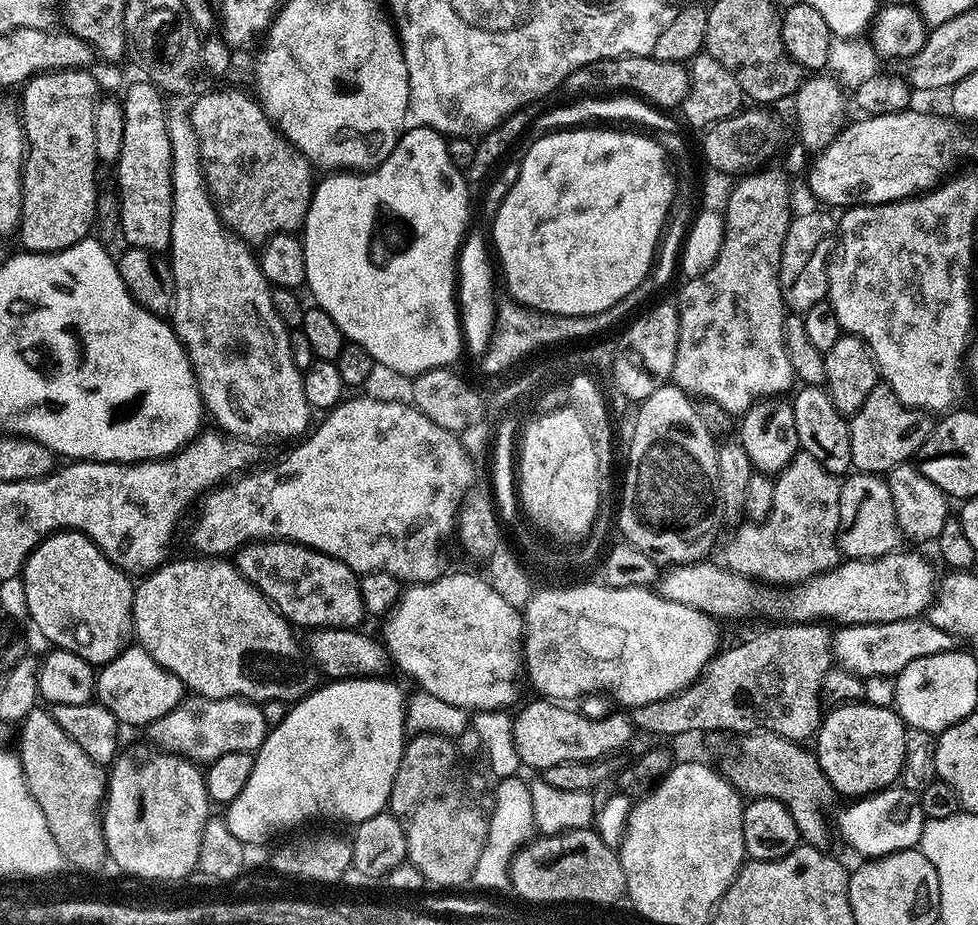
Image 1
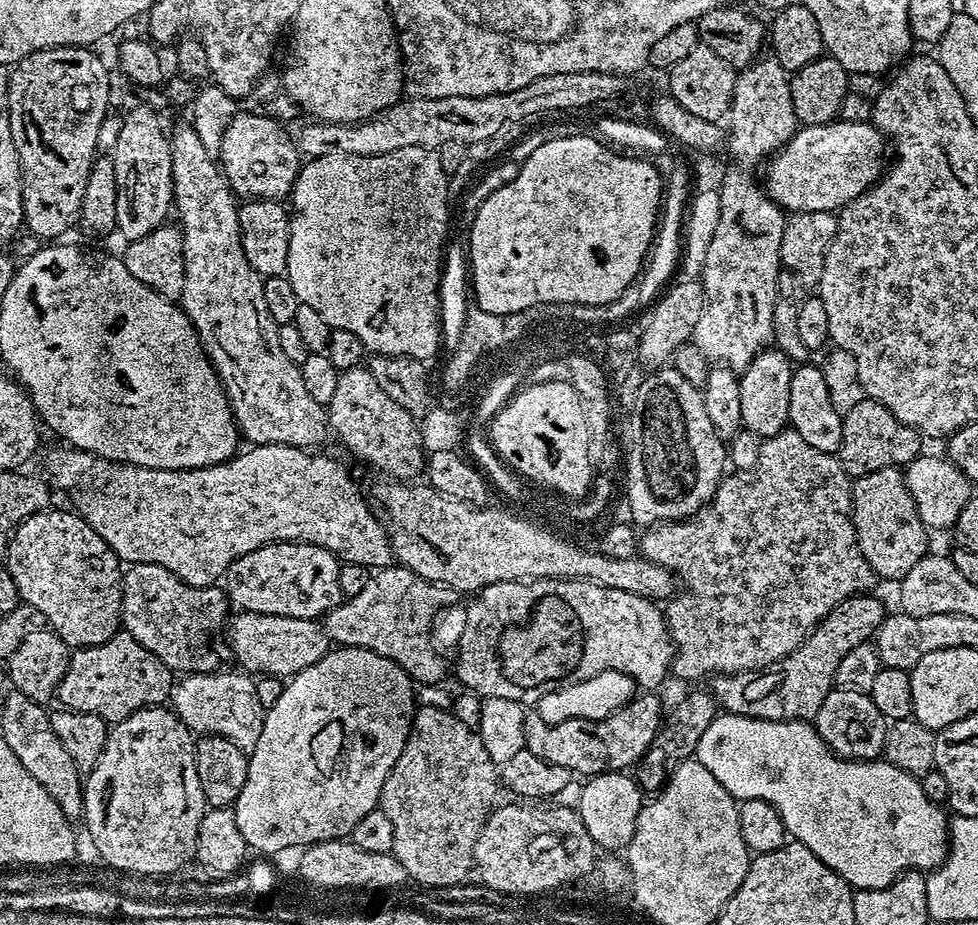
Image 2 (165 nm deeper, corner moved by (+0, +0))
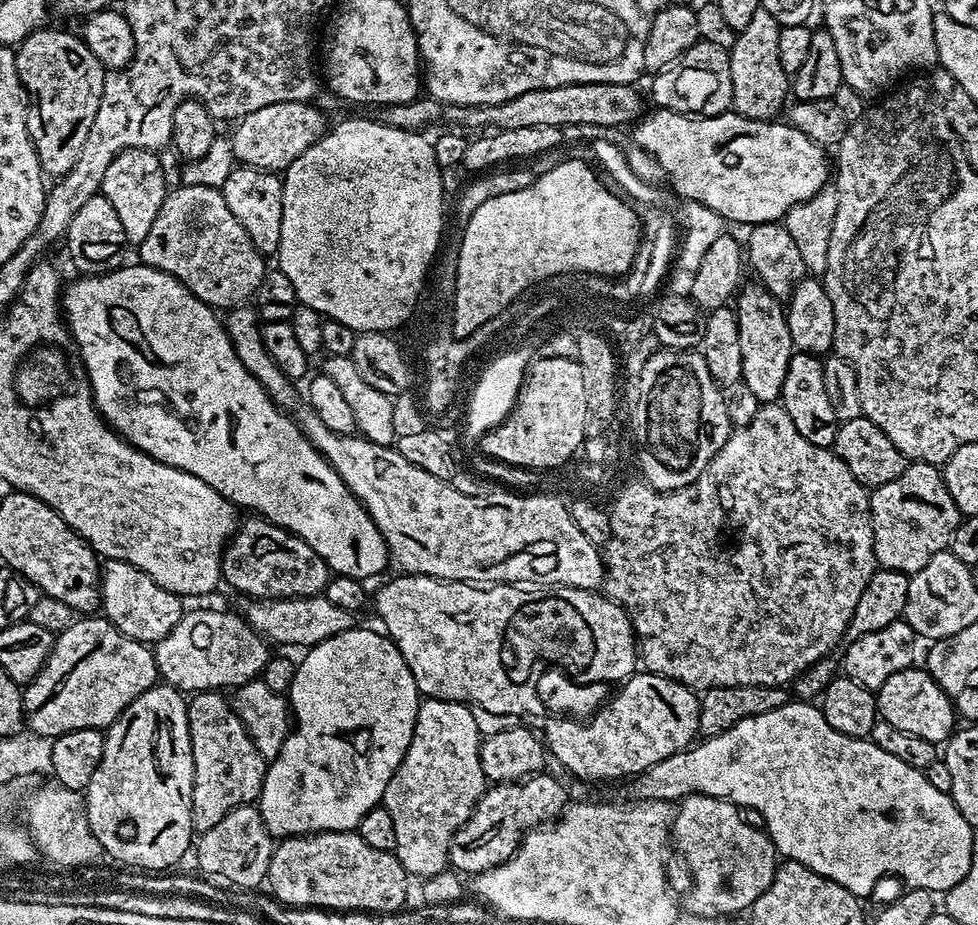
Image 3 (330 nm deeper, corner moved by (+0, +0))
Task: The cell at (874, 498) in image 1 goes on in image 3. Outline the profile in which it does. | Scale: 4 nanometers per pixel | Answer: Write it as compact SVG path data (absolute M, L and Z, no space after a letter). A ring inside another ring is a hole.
M912 462L898 478L886 482L882 486L871 489L868 497L870 510L872 511L872 533L874 534L874 554L876 563L880 568L889 568L909 574L922 570L934 554L945 551L951 545L952 535L956 533L956 527L960 525L962 513L950 498L950 490L946 490L944 473L935 464Z

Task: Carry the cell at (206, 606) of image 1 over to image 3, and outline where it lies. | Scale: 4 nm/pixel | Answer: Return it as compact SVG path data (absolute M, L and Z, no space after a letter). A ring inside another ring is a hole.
M104 560L100 570L100 603L103 615L119 630L130 638L149 646L155 646L178 622L186 611L181 597L170 590L162 590L150 574L130 566L124 560Z

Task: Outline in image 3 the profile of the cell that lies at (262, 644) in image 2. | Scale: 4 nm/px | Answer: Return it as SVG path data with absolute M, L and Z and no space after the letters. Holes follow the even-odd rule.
M200 608L197 612L185 611L183 618L154 646L156 654L156 671L159 679L175 688L181 694L197 692L214 692L217 690L235 690L257 679L266 666L270 655L269 641L258 635L243 615L232 612L215 612L212 608Z

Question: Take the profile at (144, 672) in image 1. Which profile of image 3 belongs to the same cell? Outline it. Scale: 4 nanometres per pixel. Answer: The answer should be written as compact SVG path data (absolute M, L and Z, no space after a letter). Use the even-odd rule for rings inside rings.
M88 614L77 618L70 630L55 637L44 669L23 689L24 719L35 735L51 738L83 728L104 730L124 713L126 706L130 706L134 698L146 694L146 690L153 688L156 683L158 673L155 651L149 645L122 634L103 615Z

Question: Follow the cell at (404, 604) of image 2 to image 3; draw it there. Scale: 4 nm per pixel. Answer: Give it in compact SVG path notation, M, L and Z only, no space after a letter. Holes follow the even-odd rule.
M322 594L285 600L249 599L245 604L248 605L242 609L242 615L258 635L273 645L293 644L294 647L300 648L299 650L307 650L314 644L343 637L340 635L351 630L354 620L353 613L342 610L342 606L334 606L334 602L330 602Z

